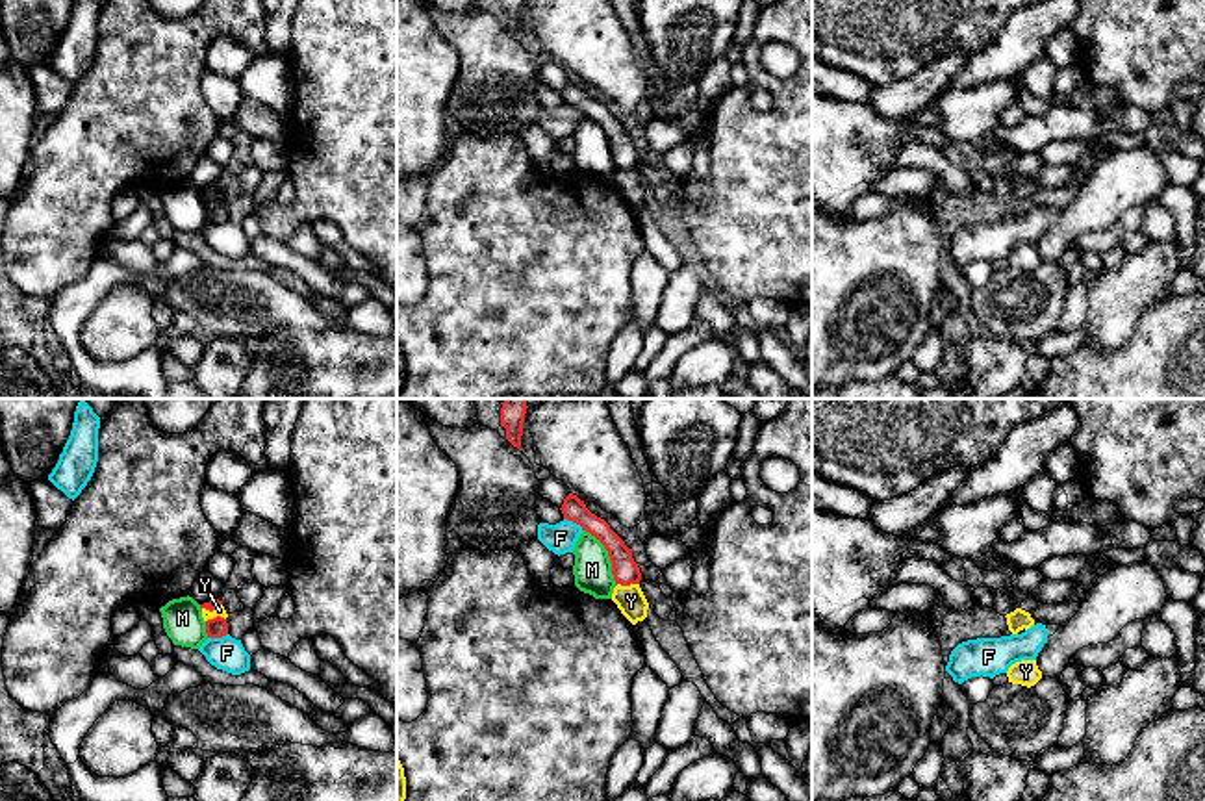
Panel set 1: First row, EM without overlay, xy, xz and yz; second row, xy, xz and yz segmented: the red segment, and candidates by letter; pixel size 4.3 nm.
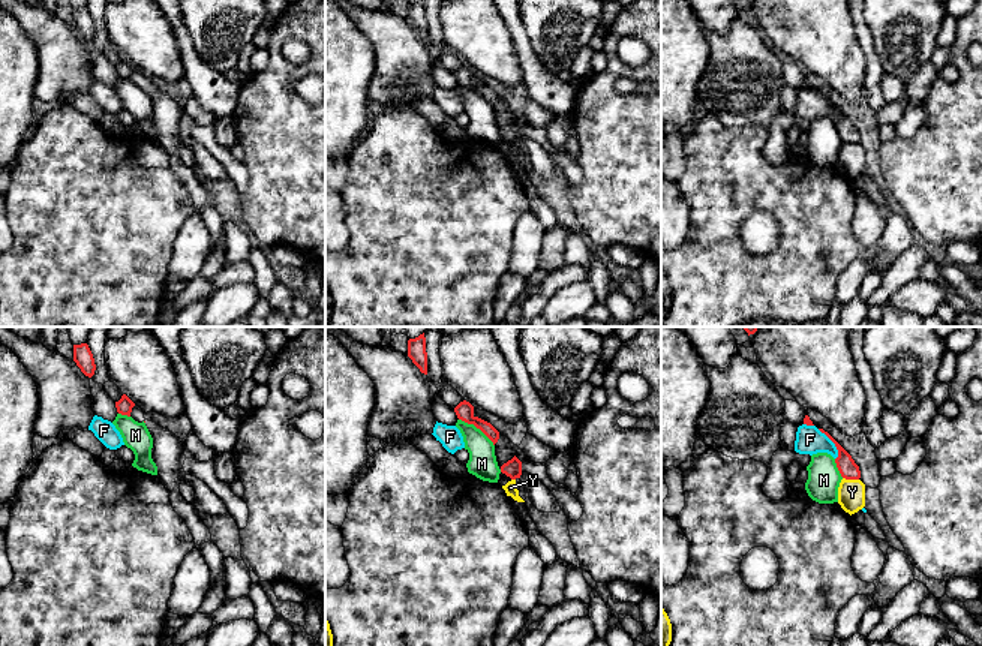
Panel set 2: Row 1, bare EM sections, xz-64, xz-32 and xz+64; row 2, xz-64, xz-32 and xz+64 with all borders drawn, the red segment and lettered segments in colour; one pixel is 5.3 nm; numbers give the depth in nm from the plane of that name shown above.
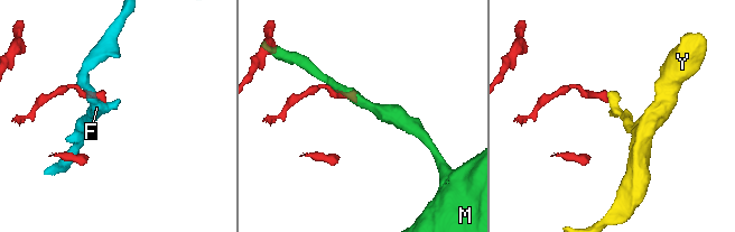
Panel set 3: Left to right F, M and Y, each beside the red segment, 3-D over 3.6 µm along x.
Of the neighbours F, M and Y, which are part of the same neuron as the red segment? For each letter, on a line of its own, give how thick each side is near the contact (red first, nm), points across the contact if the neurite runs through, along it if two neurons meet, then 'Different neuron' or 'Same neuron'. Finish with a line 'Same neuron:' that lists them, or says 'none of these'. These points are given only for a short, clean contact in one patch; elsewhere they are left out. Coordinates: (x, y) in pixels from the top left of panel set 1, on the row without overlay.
F: Thickness 100 nm (red) against 140 nm. Different neuron
M: Thickness 120 nm (red) against 170 nm. Different neuron
Y: Thickness 120 nm (red) against 120 nm. Boundary: xz (618, 167), (638, 169). Different neuron
Same neuron: none of these

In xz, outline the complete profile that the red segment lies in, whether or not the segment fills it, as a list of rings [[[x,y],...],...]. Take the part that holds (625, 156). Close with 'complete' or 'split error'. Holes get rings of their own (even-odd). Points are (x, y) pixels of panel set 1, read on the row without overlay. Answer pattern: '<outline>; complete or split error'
[[[569,78],[562,89],[564,104],[573,106],[582,111],[582,115],[595,121],[604,134],[608,135],[612,146],[612,159],[615,169],[630,171],[640,169],[641,158],[638,148],[632,143],[632,134],[625,130],[625,126],[610,113],[610,109],[591,98],[584,85],[577,80]]]; complete

